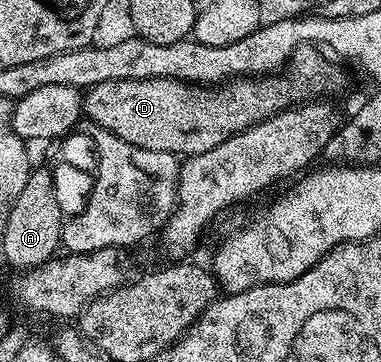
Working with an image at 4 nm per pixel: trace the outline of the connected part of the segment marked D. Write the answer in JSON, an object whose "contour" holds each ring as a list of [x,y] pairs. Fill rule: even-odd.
{"contour":[[[304,44],[292,51],[292,58],[286,65],[284,77],[280,74],[271,76],[246,76],[223,81],[219,86],[197,86],[186,80],[167,80],[166,78],[150,78],[149,80],[119,80],[118,82],[98,82],[98,86],[87,89],[83,93],[83,115],[93,121],[95,127],[110,130],[122,142],[130,142],[134,146],[142,146],[142,150],[162,150],[172,152],[178,158],[187,158],[206,154],[206,150],[214,150],[228,136],[235,132],[244,132],[250,126],[262,122],[288,108],[298,104],[315,101],[317,98],[328,98],[331,92],[340,92],[344,88],[344,72],[339,63],[333,62],[319,47]]]}

